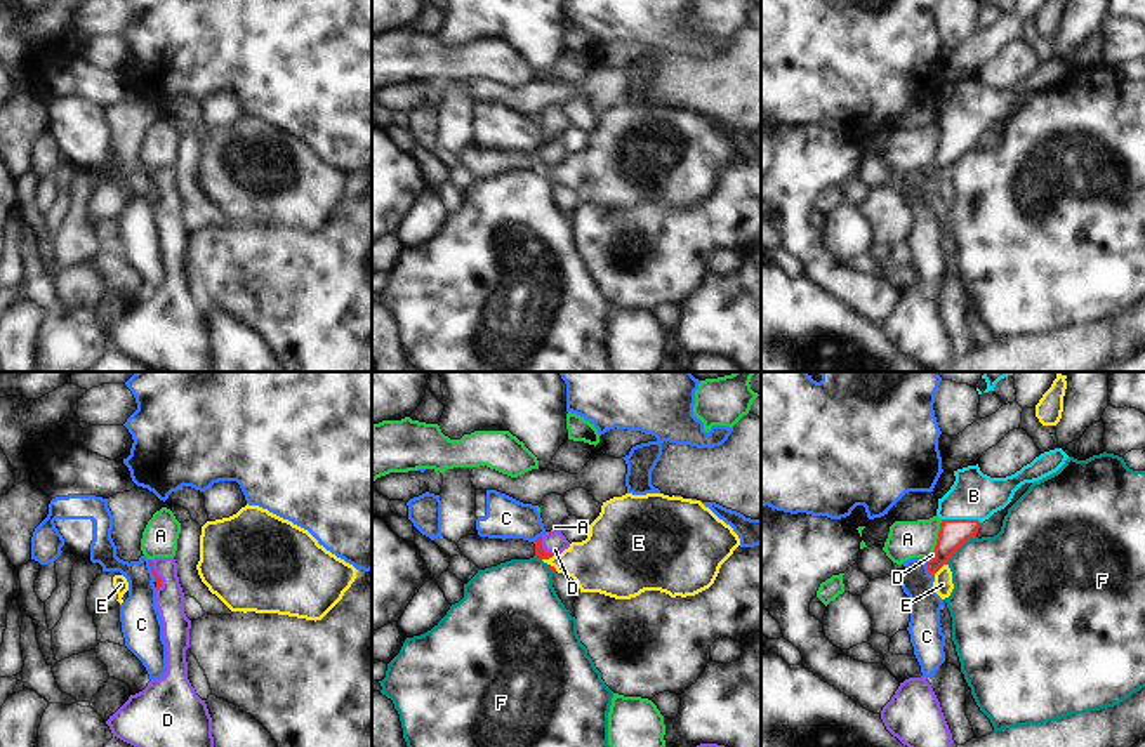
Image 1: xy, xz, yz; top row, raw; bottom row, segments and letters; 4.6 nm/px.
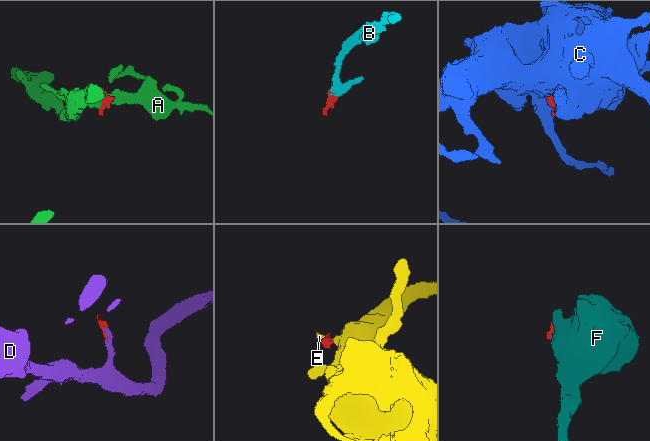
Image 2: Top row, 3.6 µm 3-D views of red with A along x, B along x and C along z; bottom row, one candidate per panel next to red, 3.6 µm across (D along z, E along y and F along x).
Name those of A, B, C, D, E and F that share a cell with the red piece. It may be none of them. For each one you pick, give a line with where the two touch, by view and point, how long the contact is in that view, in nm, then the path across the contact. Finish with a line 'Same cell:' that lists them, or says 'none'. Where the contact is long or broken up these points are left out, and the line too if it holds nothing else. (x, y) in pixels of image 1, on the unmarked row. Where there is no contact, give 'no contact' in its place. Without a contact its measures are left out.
B: meets red in yz at (961, 131); contact 180 nm long; runs through yz (953, 145), (961, 131), (961, 120), (973, 106)
D: meets red in xz at (542, 158); contact 110 nm long; runs through xz (539, 162), (542, 158), (555, 153)
Same cell: B, D

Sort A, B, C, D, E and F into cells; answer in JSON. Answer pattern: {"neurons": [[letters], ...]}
{"neurons": [["A"], ["B", "D"], ["C"], ["E"], ["F"]]}

